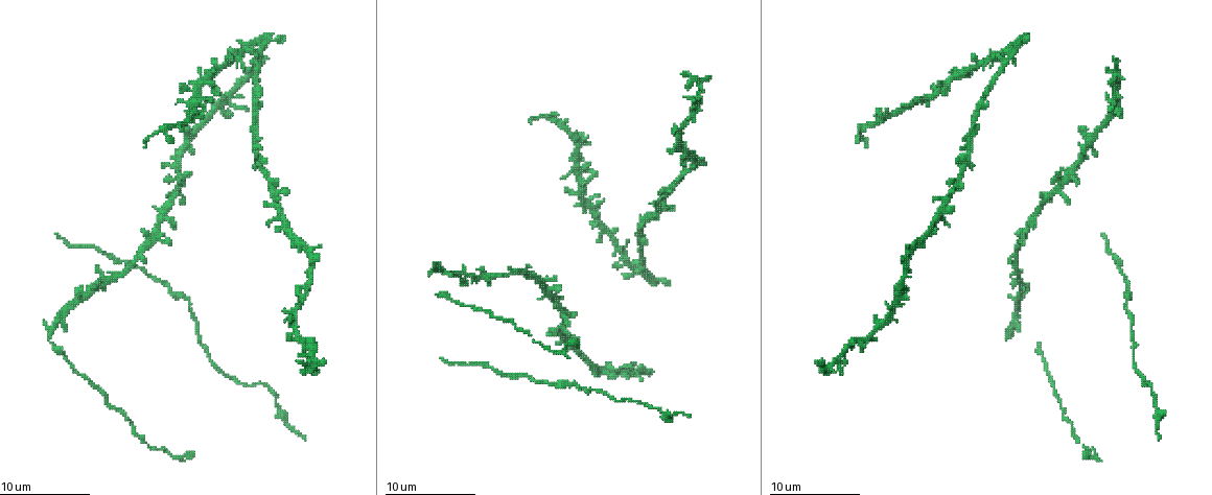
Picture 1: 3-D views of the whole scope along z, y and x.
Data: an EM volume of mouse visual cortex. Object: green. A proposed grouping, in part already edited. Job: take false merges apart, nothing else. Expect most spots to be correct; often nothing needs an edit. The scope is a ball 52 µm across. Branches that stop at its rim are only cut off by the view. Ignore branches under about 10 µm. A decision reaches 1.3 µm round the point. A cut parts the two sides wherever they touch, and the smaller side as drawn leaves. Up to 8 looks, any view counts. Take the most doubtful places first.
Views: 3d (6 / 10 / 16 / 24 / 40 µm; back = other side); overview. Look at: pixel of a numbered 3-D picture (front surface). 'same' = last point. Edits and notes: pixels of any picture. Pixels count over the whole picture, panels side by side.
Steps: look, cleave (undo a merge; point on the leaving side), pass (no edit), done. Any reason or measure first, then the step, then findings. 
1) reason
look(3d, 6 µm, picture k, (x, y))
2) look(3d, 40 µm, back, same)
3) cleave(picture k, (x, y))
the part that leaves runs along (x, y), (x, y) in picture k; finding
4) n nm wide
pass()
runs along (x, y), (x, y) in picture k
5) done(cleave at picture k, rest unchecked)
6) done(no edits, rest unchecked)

a narrow waist
look(3d, 6 µm, picture 1, (593, 390))

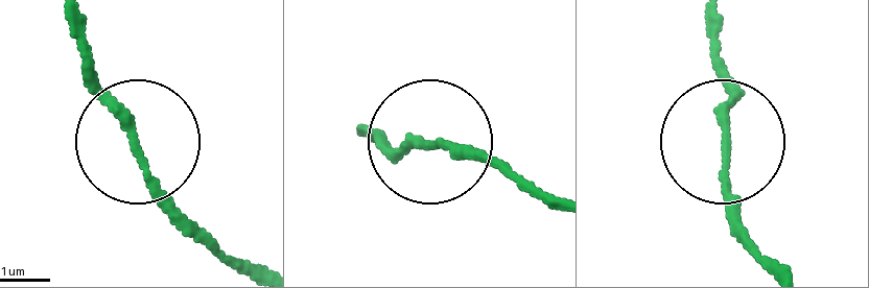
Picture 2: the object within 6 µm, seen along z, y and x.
pass()
runs along (360, 129), (373, 142), (448, 142), (507, 163) in picture 2; one cell here

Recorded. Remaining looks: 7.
look(3d, 16 µm, picture 1, (1025, 284))

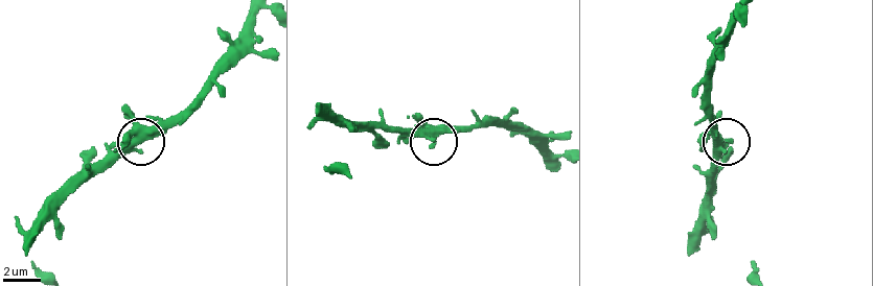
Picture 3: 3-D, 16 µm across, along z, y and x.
look(3d, 6 µm, picture 3, (431, 143))

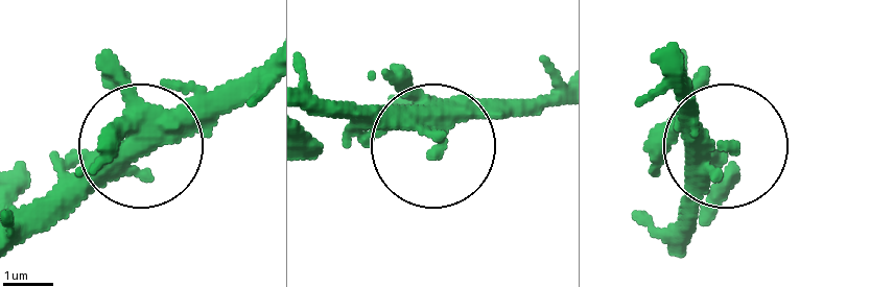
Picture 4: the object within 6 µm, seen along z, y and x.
420 nm wide
pass()
runs along (263, 58), (201, 96), (113, 178), (51, 191), (18, 216) in picture 4; continuous, no second cell

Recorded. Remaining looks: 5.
sudden change in width
look(3d, 10 µm, picture 1, (138, 254))

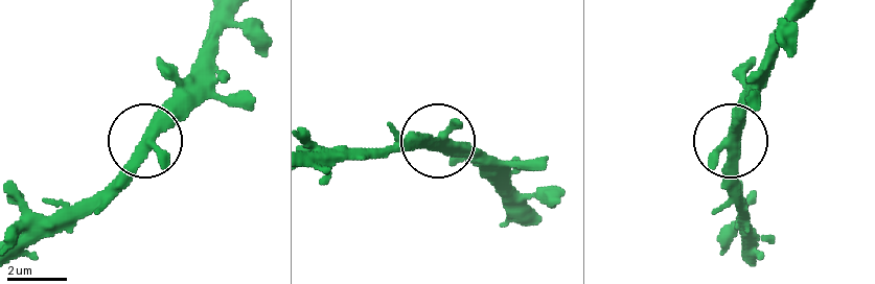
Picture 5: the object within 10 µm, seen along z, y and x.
pass()
runs along (231, 14), (163, 125), (76, 213) in picture 5; continuous, no second cell

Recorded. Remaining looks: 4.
thick turns thin
look(3d, 16 µm, picture 1, (568, 382))

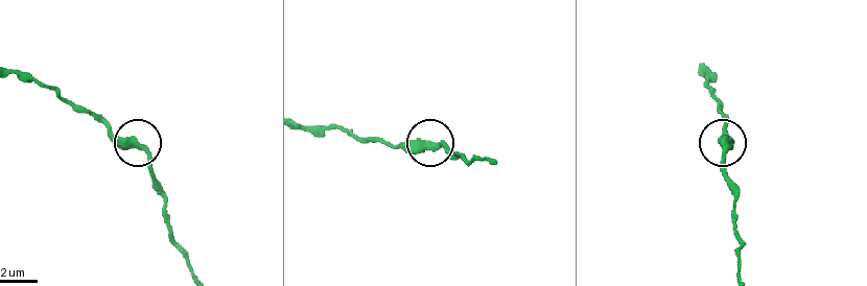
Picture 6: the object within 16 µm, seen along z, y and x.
look(3d, 6 µm, picture 6, (137, 145))

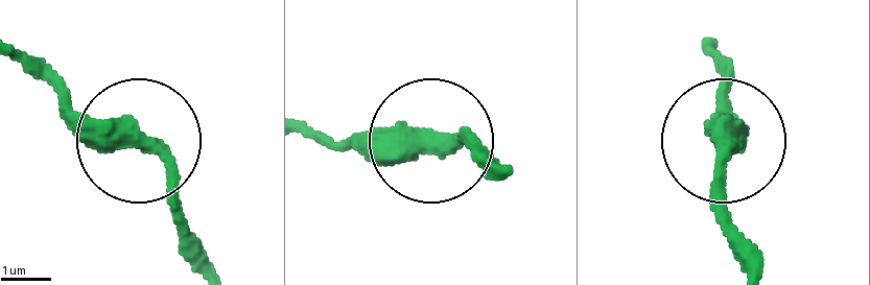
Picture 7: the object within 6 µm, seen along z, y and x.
pass()
all the same cell

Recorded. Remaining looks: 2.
done(no edits, rest unchecked)

